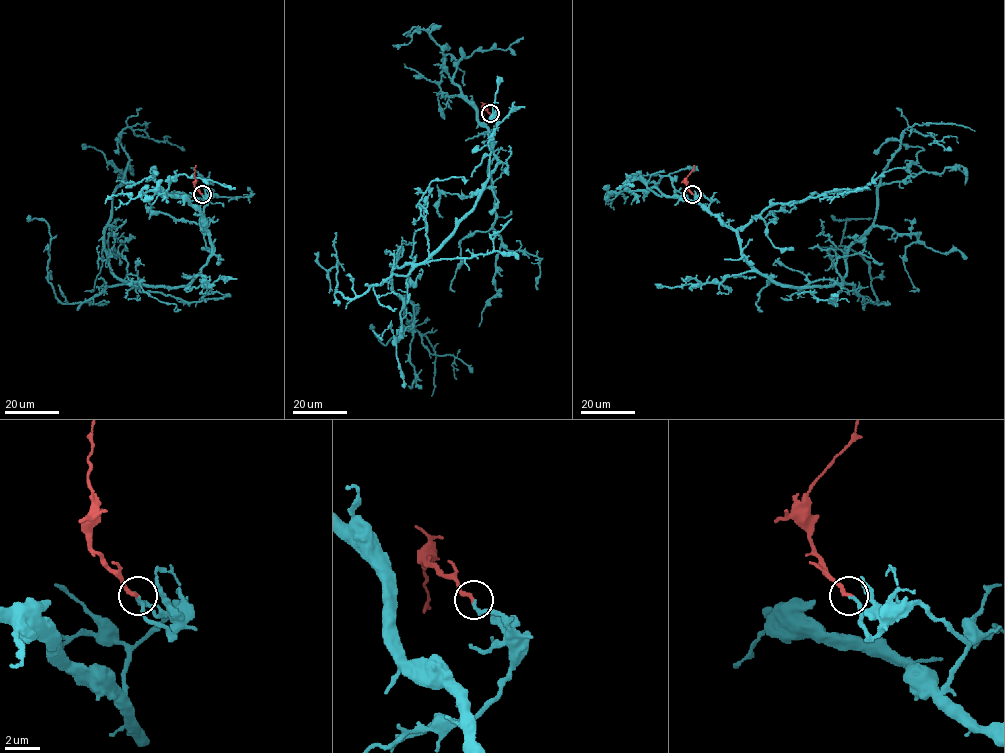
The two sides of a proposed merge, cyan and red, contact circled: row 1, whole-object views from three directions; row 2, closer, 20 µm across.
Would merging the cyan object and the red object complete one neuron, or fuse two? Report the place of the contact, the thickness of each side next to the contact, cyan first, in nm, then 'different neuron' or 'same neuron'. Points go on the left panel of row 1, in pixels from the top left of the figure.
(202, 194) | 190/240 nm | same neuron

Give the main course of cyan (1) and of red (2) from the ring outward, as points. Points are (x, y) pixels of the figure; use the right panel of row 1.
1: (693, 194), (762, 273), (829, 286), (872, 225), (901, 133), (958, 143)
2: (693, 194), (686, 186), (686, 177), (693, 165)

